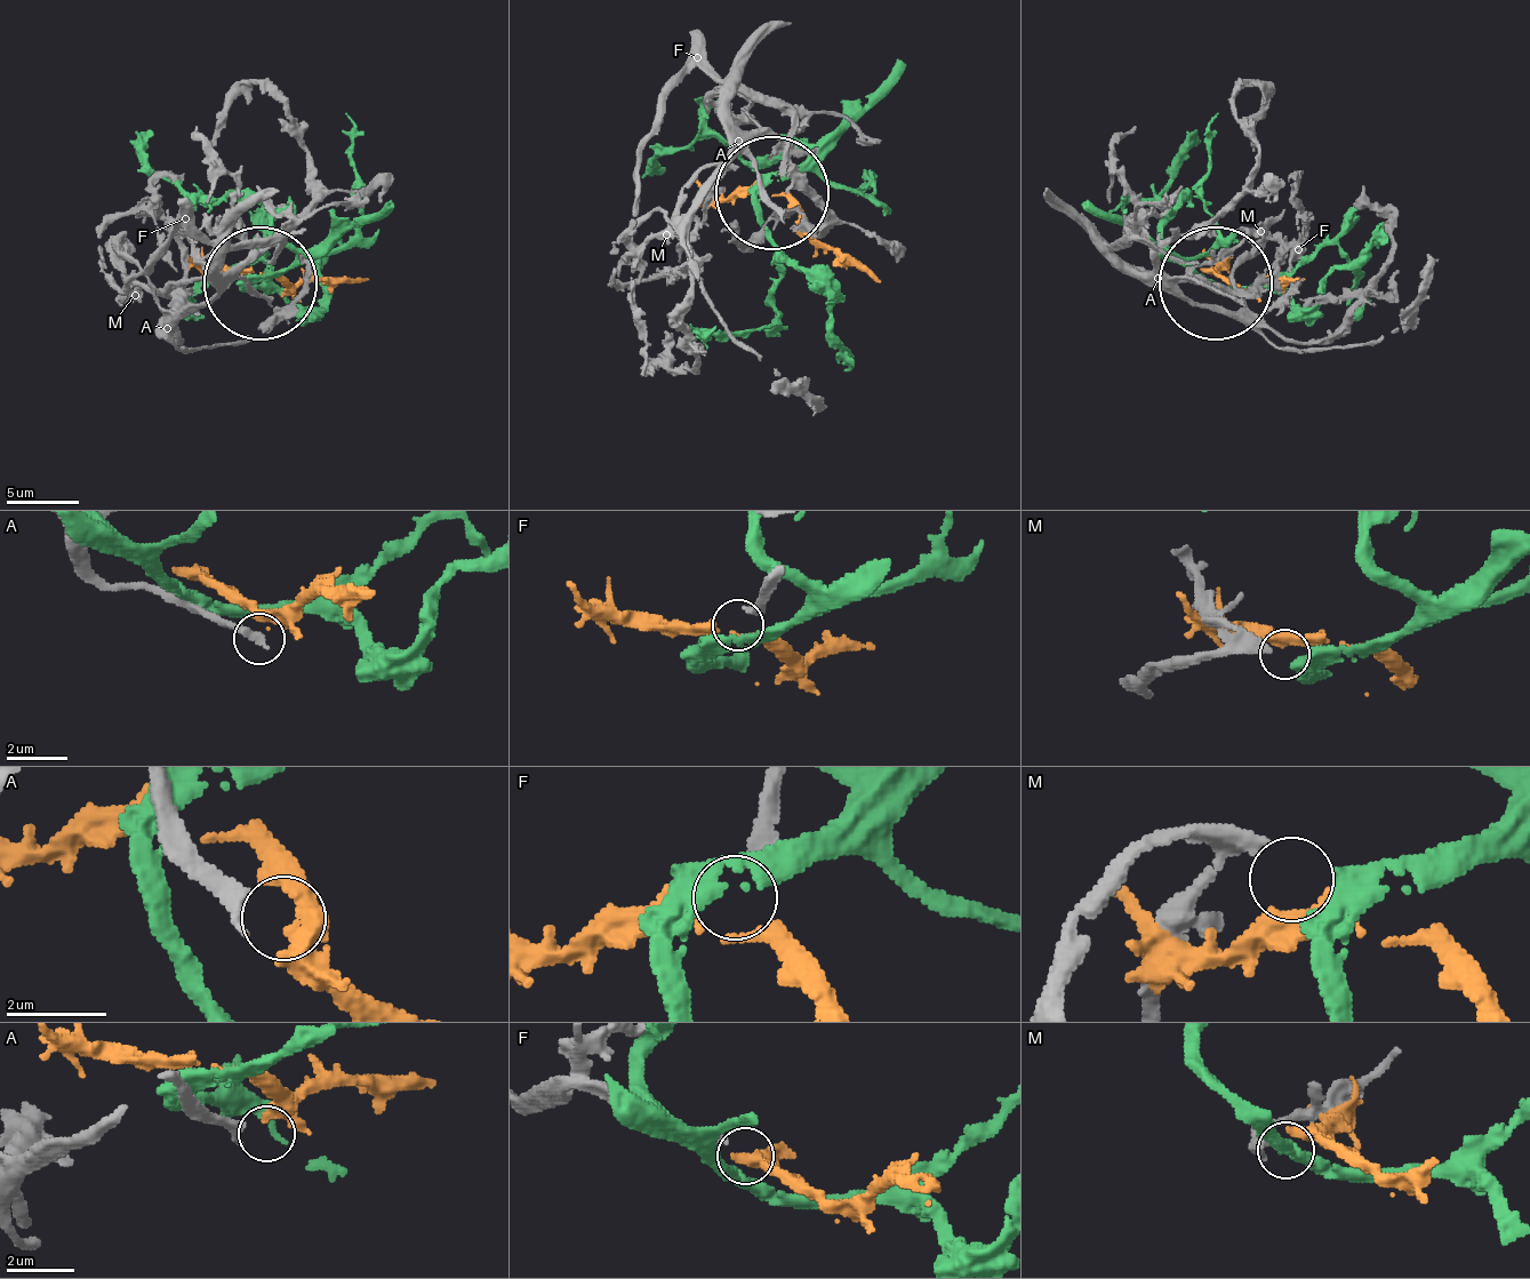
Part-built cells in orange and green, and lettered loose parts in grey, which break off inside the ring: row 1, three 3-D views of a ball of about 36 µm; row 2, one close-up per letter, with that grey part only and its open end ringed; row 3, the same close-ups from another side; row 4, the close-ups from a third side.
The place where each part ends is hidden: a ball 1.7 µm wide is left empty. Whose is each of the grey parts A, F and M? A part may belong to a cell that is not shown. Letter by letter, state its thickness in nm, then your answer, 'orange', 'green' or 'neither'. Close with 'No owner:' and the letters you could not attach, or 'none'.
A: calibre 240 nm; neither
F: calibre 300 nm; orange
M: calibre 340 nm; green
No owner: A

